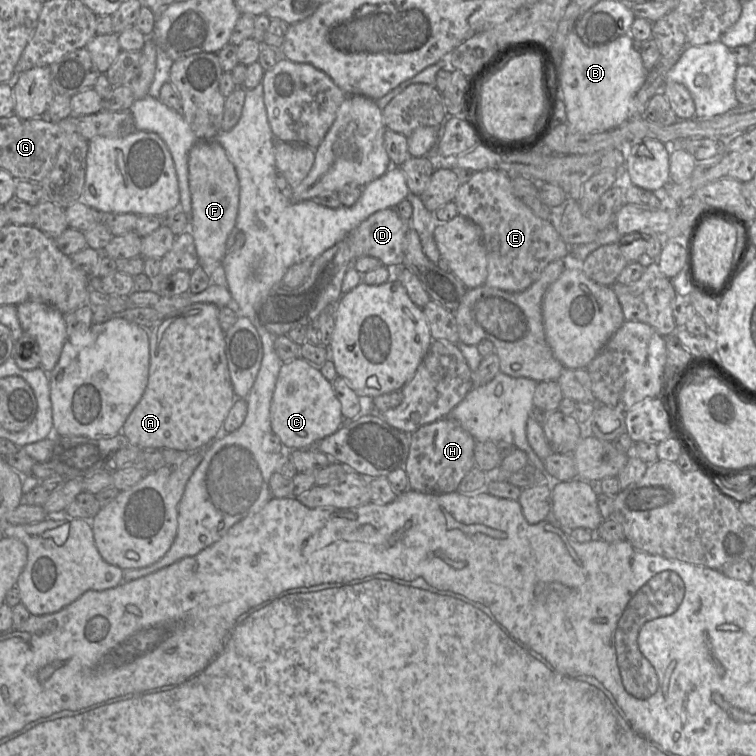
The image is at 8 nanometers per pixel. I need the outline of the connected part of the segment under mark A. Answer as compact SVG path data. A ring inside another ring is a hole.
M195 303L168 314L148 330L150 361L147 386L121 431L133 445L143 450L193 452L207 448L222 434L224 421L237 397L225 352L226 333L220 327L218 309L214 304Z

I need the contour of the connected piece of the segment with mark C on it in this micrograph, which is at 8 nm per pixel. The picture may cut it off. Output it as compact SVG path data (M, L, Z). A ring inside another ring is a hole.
M302 358L284 363L280 369L270 406L271 427L285 451L303 449L335 433L345 422L341 403L332 383Z

